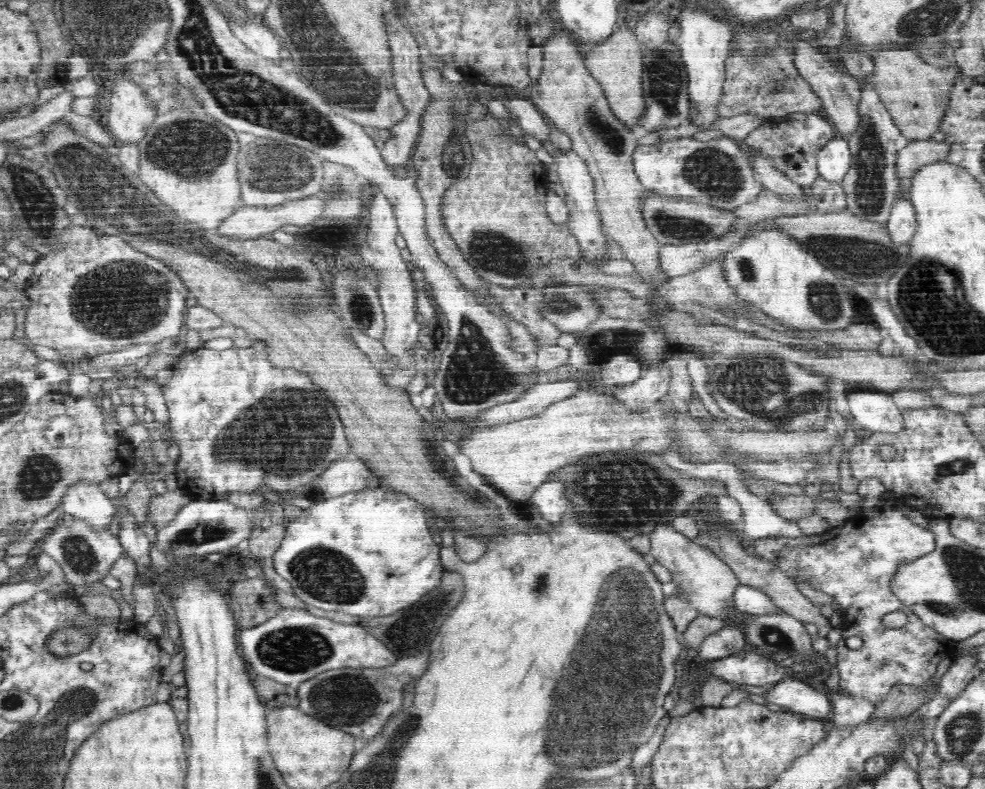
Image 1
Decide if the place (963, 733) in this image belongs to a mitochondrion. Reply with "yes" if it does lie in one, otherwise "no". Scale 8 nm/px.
yes

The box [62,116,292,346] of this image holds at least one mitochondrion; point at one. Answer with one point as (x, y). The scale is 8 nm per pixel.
(122, 299)

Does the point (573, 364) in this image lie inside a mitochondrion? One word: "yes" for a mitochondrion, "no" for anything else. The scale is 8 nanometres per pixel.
no

